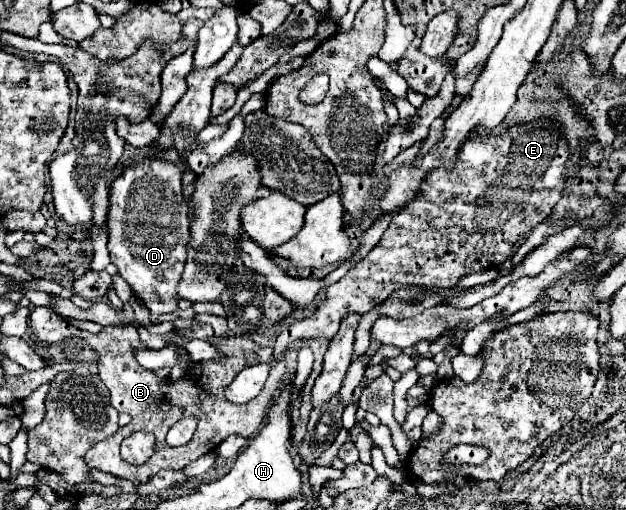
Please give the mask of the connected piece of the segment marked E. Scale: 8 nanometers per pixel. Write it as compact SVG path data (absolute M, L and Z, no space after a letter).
M538 118L526 124L514 124L502 130L502 134L468 138L460 146L454 166L452 168L438 166L436 170L432 170L432 174L422 182L420 194L412 202L408 202L406 208L390 222L382 240L370 250L370 254L360 262L356 262L356 266L350 268L344 278L340 278L338 282L326 288L326 300L320 304L320 308L312 312L308 318L296 320L286 328L282 328L282 332L276 336L276 342L274 342L274 358L268 364L256 364L256 366L244 368L232 380L232 384L226 386L226 392L224 392L226 400L234 404L244 404L254 396L258 396L268 378L268 370L272 368L272 364L282 360L288 350L300 348L308 340L314 340L314 338L332 340L340 328L344 314L350 314L350 312L366 314L370 308L384 302L394 290L404 286L454 288L462 276L480 272L484 268L496 266L506 258L510 258L512 246L518 242L518 238L524 232L530 232L540 222L544 222L550 216L556 202L560 200L568 180L566 160L568 160L568 140L564 138L560 122L556 118Z

